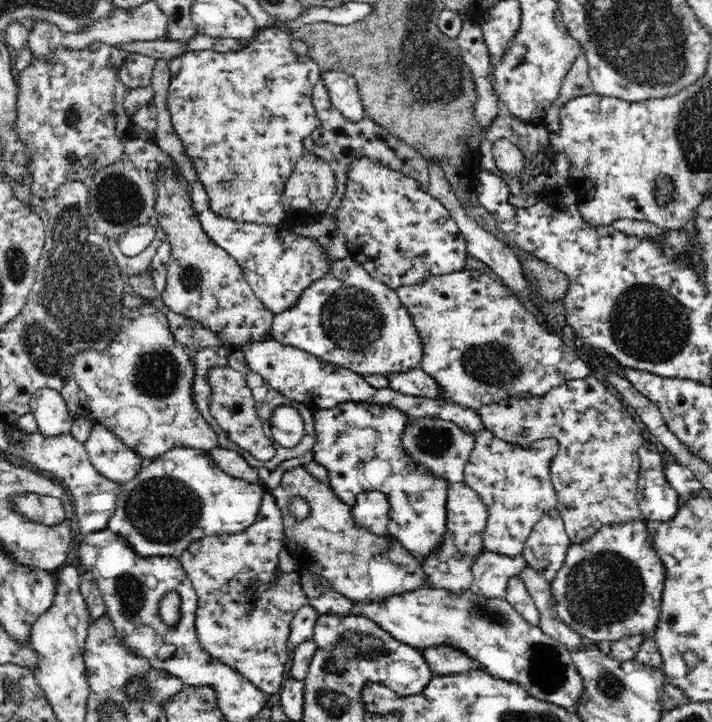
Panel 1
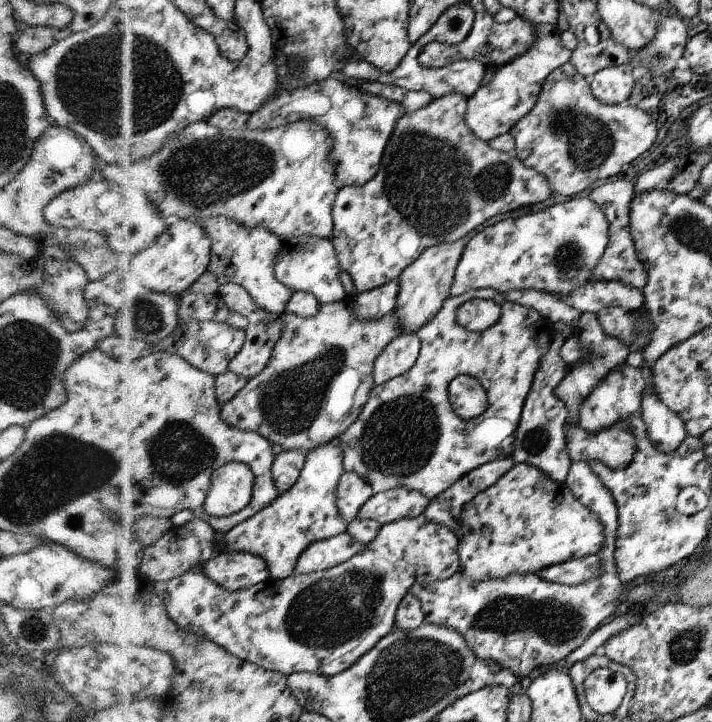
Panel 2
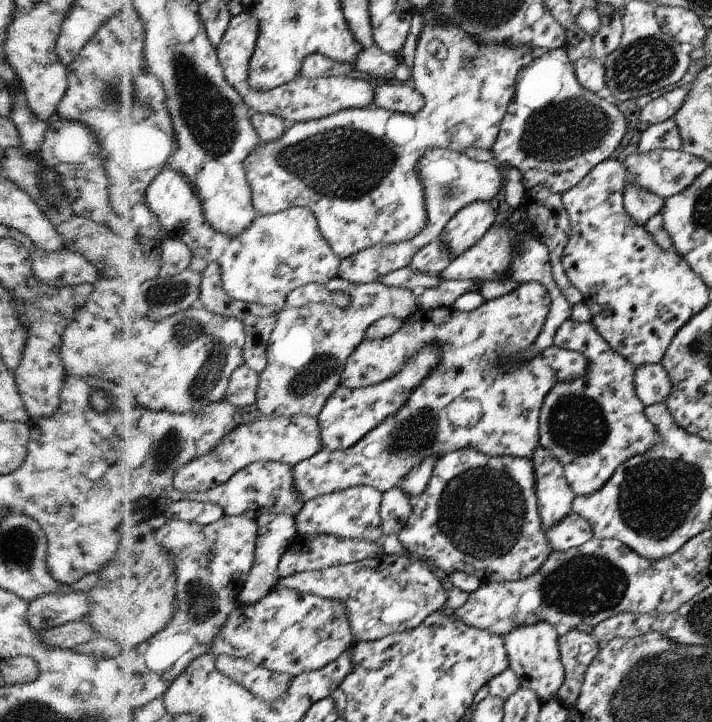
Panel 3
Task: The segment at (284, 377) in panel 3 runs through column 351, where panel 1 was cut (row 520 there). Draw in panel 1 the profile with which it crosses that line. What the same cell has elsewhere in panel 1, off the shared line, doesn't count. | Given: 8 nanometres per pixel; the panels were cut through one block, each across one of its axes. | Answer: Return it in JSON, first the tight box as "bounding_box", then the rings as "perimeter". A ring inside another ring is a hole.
{"bounding_box":[271,465,429,606],"perimeter":[[[298,465],[290,469],[282,477],[279,488],[271,491],[276,499],[276,504],[282,513],[282,530],[284,533],[283,544],[288,548],[288,552],[294,556],[298,562],[300,570],[318,574],[324,577],[332,589],[338,594],[342,594],[352,600],[356,606],[360,604],[378,604],[390,597],[401,595],[405,592],[417,591],[420,587],[428,586],[429,575],[425,572],[425,567],[395,536],[389,533],[373,532],[356,521],[353,516],[353,505],[346,504],[340,496],[332,489],[332,485],[320,482],[310,475],[310,472],[303,465]],[[294,497],[301,497],[309,505],[309,515],[305,519],[296,519],[291,515],[288,505]]]}

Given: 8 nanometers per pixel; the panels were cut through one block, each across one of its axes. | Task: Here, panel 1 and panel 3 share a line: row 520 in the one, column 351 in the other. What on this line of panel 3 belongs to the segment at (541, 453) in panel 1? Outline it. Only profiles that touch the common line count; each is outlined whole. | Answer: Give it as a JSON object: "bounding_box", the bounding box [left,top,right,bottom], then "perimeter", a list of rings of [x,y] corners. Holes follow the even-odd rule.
{"bounding_box":[295,485,381,541],"perimeter":[[[359,485],[324,494],[305,503],[304,509],[295,518],[296,527],[299,534],[303,535],[328,534],[339,538],[380,541],[381,496],[380,491],[369,485]]]}

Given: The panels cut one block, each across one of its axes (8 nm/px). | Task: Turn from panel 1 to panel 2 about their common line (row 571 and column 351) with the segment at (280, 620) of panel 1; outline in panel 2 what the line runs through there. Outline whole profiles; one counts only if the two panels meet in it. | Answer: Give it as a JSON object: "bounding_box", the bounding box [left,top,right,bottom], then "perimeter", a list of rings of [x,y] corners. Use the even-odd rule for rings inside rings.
{"bounding_box":[331,93,553,299],"perimeter":[[[449,93],[429,100],[423,108],[401,114],[383,148],[376,176],[365,186],[346,186],[337,194],[331,239],[342,270],[352,279],[351,299],[397,281],[403,270],[431,246],[459,240],[497,214],[528,208],[553,194],[543,174],[525,166],[514,153],[495,150],[469,130],[465,124],[467,102],[463,94]]]}

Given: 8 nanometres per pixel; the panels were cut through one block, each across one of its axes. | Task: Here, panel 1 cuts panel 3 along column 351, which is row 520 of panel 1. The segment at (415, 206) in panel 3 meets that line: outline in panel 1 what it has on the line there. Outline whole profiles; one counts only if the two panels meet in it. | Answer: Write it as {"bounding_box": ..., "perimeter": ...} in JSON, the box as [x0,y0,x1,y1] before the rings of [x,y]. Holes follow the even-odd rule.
{"bounding_box":[107,447,263,559],"perimeter":[[[176,447],[149,463],[140,472],[121,484],[120,496],[107,528],[126,539],[139,558],[170,557],[180,559],[190,543],[209,536],[237,535],[254,524],[263,499],[263,488],[227,475],[210,456],[210,451]]]}

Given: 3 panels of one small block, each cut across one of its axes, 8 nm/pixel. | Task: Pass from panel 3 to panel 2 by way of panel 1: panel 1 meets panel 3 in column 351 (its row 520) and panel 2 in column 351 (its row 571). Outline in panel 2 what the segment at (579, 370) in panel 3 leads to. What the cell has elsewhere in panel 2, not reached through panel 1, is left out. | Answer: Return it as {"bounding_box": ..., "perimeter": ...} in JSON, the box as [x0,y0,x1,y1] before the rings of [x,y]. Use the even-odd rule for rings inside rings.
{"bounding_box":[340,289,554,499],"perimeter":[[[491,289],[469,290],[459,296],[449,296],[437,314],[421,326],[415,334],[420,340],[420,349],[413,366],[405,374],[396,376],[380,385],[373,385],[369,402],[361,411],[357,422],[340,436],[343,447],[343,462],[346,472],[356,472],[372,487],[375,493],[396,488],[416,490],[428,499],[437,498],[453,482],[469,474],[485,463],[507,458],[515,450],[515,432],[520,424],[524,401],[527,400],[533,378],[548,353],[554,328],[548,318],[536,310],[505,300],[502,294]],[[473,298],[489,299],[499,306],[499,318],[495,324],[481,330],[469,332],[457,324],[455,312],[459,304]],[[467,375],[481,385],[485,391],[487,406],[481,416],[465,420],[456,414],[449,404],[449,382],[456,376]]]}

